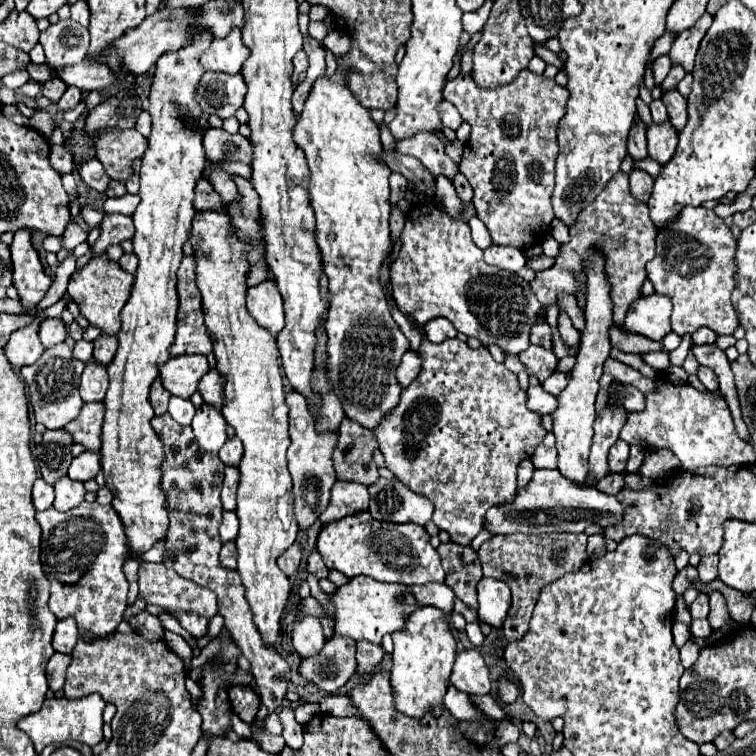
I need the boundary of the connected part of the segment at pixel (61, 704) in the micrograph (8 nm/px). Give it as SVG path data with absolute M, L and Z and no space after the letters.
M90 694L90 696L84 696L84 698L76 698L76 700L50 698L50 700L44 700L40 712L24 716L18 722L18 728L32 738L36 752L42 752L48 744L66 742L68 736L76 742L96 746L102 740L102 712L104 712L104 706L106 706L106 702L102 700L100 694Z

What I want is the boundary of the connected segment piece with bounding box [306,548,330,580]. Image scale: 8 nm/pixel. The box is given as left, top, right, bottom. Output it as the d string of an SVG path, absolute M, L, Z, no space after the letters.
M314 548L312 550L312 554L308 556L308 560L306 560L306 570L308 570L308 574L314 574L318 580L322 580L322 578L328 578L328 568L324 566L324 562L320 560L320 554L318 554L318 550Z

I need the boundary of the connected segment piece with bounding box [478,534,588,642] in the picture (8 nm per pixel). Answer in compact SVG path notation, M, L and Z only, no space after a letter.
M544 534L544 536L494 536L486 540L480 550L478 558L482 564L482 574L486 578L498 578L506 582L512 590L512 608L508 610L506 622L502 632L506 634L508 642L520 640L528 632L528 624L532 618L534 604L540 596L540 590L562 578L568 572L578 570L586 560L586 534Z

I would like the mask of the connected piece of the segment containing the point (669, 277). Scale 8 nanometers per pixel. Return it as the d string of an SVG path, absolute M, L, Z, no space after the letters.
M688 206L680 212L680 220L676 220L676 224L670 224L664 232L660 232L656 238L656 258L646 264L646 272L654 292L672 300L672 332L684 336L706 326L718 336L734 334L738 328L738 316L730 302L734 274L738 272L734 254L736 240L714 210Z

